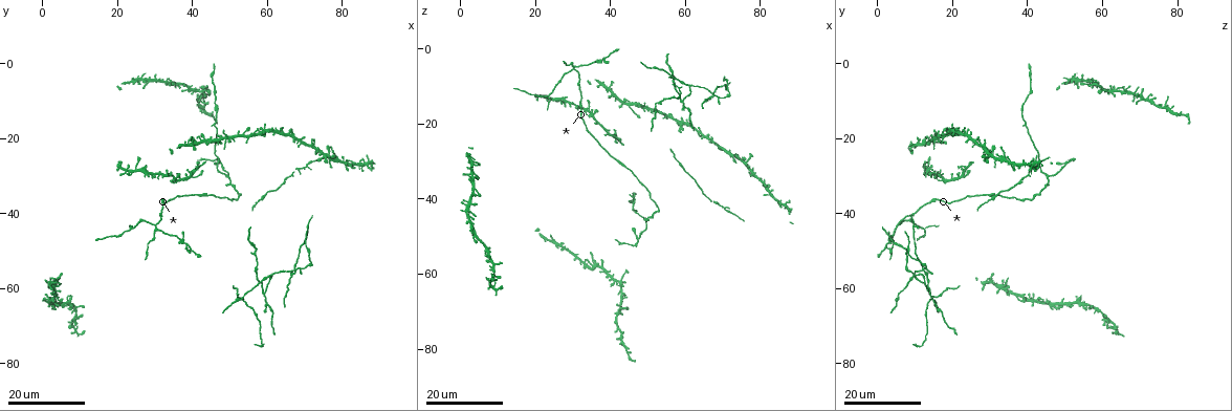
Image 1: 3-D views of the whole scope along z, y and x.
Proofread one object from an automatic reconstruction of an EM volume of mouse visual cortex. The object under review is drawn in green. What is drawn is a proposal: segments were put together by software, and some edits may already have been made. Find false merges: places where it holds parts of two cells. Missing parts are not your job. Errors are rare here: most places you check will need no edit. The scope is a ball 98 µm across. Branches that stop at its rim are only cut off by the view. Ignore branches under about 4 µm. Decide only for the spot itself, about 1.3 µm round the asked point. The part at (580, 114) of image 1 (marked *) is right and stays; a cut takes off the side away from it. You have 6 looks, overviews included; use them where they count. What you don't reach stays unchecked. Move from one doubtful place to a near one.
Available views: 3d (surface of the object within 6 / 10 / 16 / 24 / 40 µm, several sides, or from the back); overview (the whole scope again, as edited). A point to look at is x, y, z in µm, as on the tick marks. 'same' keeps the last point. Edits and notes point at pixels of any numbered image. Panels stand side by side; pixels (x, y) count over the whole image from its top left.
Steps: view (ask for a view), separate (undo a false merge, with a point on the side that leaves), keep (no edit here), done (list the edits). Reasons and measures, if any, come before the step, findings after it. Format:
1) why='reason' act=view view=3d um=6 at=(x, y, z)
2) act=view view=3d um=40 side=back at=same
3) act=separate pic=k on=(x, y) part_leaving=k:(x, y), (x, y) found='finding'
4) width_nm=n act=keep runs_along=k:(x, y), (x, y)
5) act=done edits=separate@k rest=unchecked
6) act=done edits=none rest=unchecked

why='two arms in line, one across' act=view view=3d um=24 at=(59.5, 60.5, 13.5)

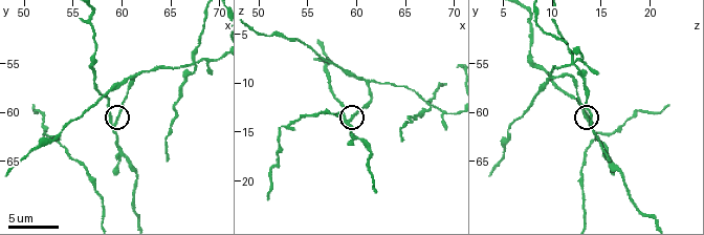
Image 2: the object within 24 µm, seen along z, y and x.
act=view view=3d um=10 at=(59.2, 60.8, 13.6)

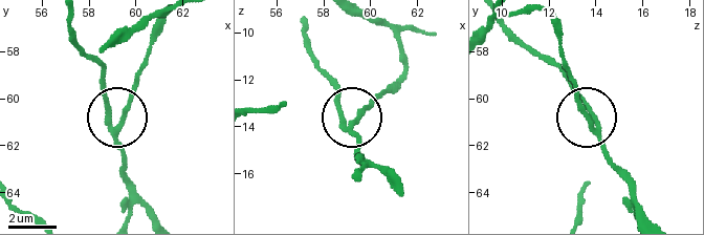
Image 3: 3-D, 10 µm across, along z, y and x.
arms=3 act=separate pic=3 on=(126, 167) part_leaving=3:(112, 136), (105, 71), (79, 42), (70, 18) found='two cells meet here'

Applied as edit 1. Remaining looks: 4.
why='thin arm on a thick one' act=view view=3d um=16 at=(61.0, 56.4, 10.0)

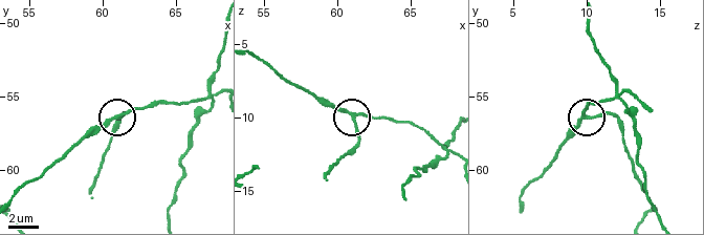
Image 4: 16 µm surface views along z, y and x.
act=view view=3d um=6 at=(61.2, 56.4, 10.2)

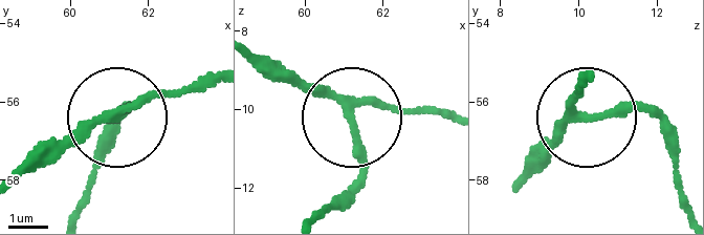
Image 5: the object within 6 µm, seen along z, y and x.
act=keep found='continuous, no second cell'

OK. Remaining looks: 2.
why='looks like a crossing' act=view view=3d um=16 at=(67.4, 54.8, 12.2)

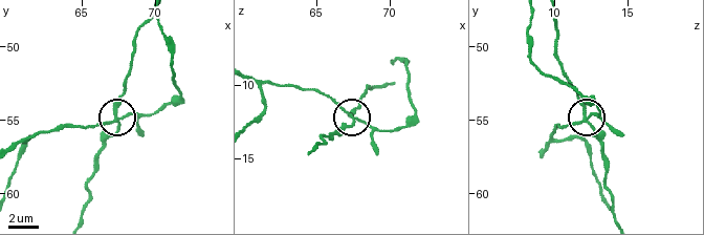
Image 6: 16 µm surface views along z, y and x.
act=view view=3d um=16 side=back at=(67.4, 55.0, 12.2)

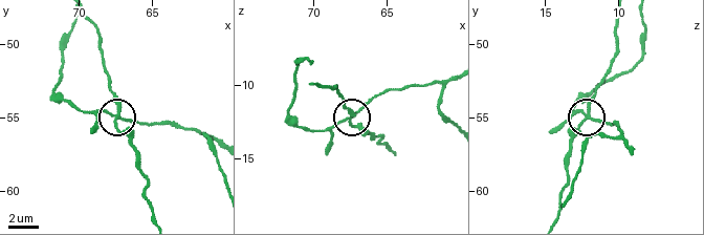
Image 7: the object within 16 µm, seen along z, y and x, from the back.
act=separate pic=7 on=(130, 130) part_leaving=7:(116, 116), (101, 39), (90, 20) found='a second cell is stuck on'

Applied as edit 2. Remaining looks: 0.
act=done edits=separate@3,separate@7 rest=unchecked

